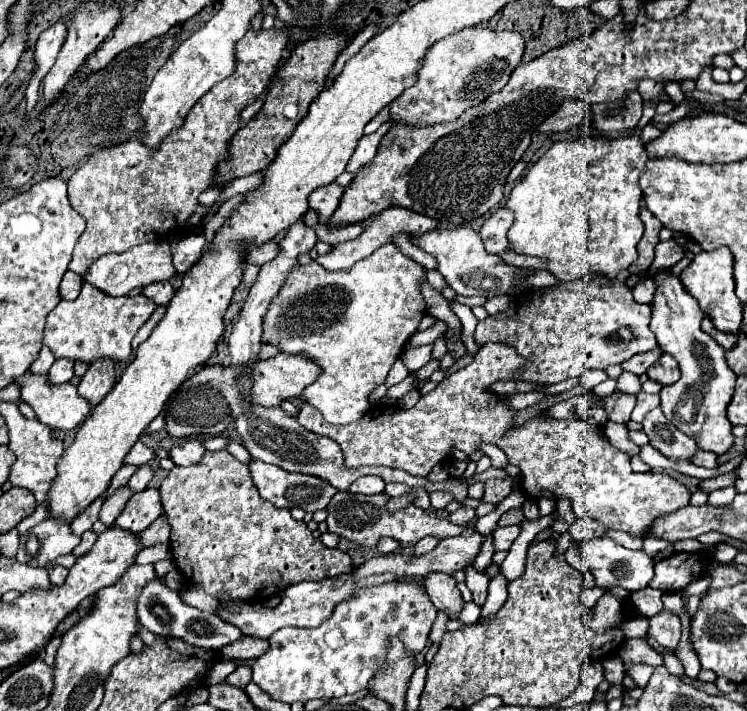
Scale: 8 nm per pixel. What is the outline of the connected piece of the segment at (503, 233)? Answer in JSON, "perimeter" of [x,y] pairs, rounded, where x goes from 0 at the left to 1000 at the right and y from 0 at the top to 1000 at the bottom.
{"perimeter":[[[668,293],[649,315],[644,318],[641,329],[647,335],[649,352],[655,357],[668,357],[673,352],[681,352],[681,338],[679,338],[679,323],[687,315],[687,301],[679,298],[679,293]]]}

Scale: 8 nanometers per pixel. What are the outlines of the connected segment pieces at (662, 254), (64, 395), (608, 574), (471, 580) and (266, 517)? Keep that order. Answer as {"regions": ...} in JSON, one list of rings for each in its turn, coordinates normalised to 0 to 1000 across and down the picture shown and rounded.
{"regions":[[[[904,338],[896,340],[882,340],[877,349],[877,368],[871,377],[863,384],[863,388],[871,390],[874,385],[898,377],[901,371],[906,371],[912,363],[917,360],[914,346],[909,346]]],[[[36,523],[33,529],[25,529],[23,540],[28,546],[28,565],[39,568],[47,577],[50,591],[58,594],[58,596],[63,596],[63,599],[68,599],[68,602],[95,605],[95,602],[106,599],[122,582],[119,565],[103,554],[103,546],[95,537],[87,537],[82,543],[74,543],[74,540],[68,540],[63,534],[63,526]]],[[[794,757],[775,762],[775,779],[778,788],[788,796],[788,802],[797,810],[797,819],[802,827],[818,827],[818,824],[831,824],[842,833],[863,827],[866,819],[874,813],[874,785],[866,782],[863,776],[850,776],[850,774],[837,774],[818,757]]],[[[622,793],[622,821],[633,833],[633,847],[639,847],[641,852],[647,852],[647,847],[652,841],[655,810],[649,805],[636,802],[633,793]]],[[[304,633],[274,636],[269,650],[258,655],[234,655],[226,664],[226,669],[216,678],[213,692],[218,703],[218,720],[229,740],[232,790],[237,799],[248,805],[253,821],[266,821],[282,838],[304,833],[309,841],[339,844],[344,835],[347,838],[365,835],[406,816],[448,813],[454,807],[473,802],[467,779],[456,776],[454,771],[432,768],[424,757],[419,757],[408,734],[392,731],[387,717],[368,714],[357,703],[349,703],[344,686],[339,686],[339,678],[333,675],[331,653],[323,653]]]]}

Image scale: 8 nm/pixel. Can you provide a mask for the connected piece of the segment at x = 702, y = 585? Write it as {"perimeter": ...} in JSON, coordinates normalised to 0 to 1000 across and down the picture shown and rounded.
{"perimeter":[[[948,805],[944,806],[945,810],[937,812],[934,816],[926,819],[917,828],[917,838],[922,840],[925,837],[940,837],[948,830],[950,823],[950,809]]]}

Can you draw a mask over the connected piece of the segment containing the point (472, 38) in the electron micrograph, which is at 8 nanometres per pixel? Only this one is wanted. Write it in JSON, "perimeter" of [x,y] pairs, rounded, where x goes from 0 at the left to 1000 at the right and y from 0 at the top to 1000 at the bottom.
{"perimeter":[[[633,37],[633,39],[620,39],[614,45],[601,48],[598,53],[582,59],[572,70],[566,90],[558,98],[558,115],[521,146],[521,169],[526,169],[529,177],[534,174],[577,177],[577,174],[612,169],[622,155],[649,143],[660,129],[668,129],[679,118],[684,101],[697,90],[700,68],[703,62],[695,45],[665,45],[647,37]]]}

